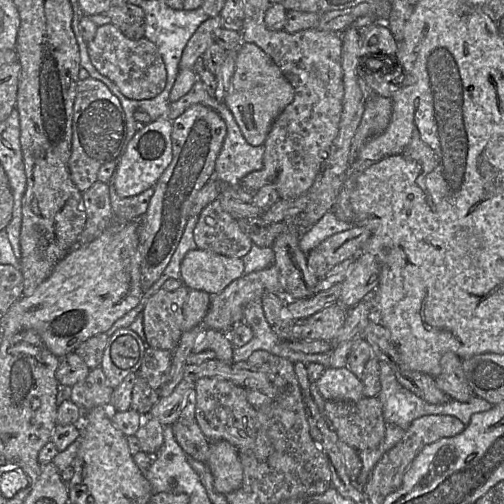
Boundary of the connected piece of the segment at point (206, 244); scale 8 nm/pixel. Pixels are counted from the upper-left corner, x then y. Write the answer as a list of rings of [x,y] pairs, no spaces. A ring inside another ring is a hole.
[[[219,198],[207,205],[199,214],[198,222],[194,229],[194,241],[198,249],[238,258],[244,257],[254,245],[239,226],[238,220],[222,208]]]

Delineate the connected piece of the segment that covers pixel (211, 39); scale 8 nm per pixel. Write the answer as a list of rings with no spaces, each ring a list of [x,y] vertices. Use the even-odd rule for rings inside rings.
[[[220,16],[209,17],[194,32],[185,46],[179,69],[191,69],[196,61],[203,56],[206,49],[215,42],[219,29],[221,29]]]

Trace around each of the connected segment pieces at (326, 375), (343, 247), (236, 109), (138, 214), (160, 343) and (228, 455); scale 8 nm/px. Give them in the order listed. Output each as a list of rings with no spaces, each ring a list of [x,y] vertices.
[[[327,367],[315,385],[325,400],[358,401],[364,397],[363,382],[347,367]]]
[[[363,226],[352,227],[337,233],[320,243],[314,250],[321,253],[329,267],[347,259],[356,258],[371,236],[371,231]]]
[[[242,43],[237,51],[235,72],[224,103],[245,140],[252,146],[264,144],[274,121],[293,98],[292,85],[270,56],[254,43]]]
[[[117,168],[107,183],[110,190],[110,200],[113,214],[129,221],[140,221],[146,214],[151,197],[154,194],[154,187],[147,189],[136,196],[121,198],[115,189]]]
[[[185,285],[175,291],[161,288],[147,300],[142,314],[149,347],[175,350],[183,333],[183,306],[189,291]]]
[[[226,440],[210,442],[207,463],[215,490],[227,495],[242,487],[243,467],[236,447]]]

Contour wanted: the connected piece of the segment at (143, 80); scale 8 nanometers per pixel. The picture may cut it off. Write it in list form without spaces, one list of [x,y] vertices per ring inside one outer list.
[[[112,23],[98,26],[94,38],[87,43],[91,63],[96,70],[112,81],[127,98],[152,99],[166,85],[167,71],[157,46],[146,38],[129,39]]]

